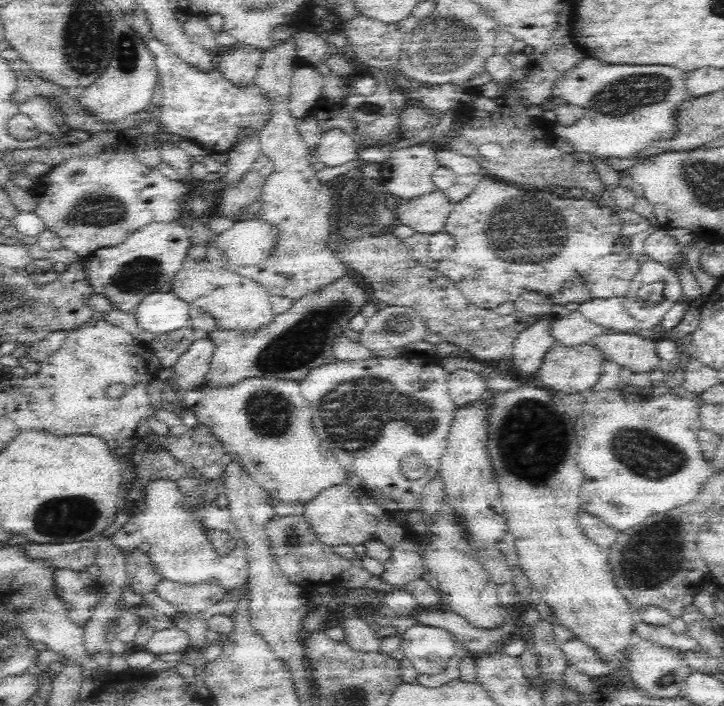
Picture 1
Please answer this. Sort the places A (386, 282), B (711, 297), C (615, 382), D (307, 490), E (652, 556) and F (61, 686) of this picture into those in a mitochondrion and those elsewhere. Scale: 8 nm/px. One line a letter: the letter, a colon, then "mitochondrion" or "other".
A: mitochondrion
B: other
C: other
D: other
E: mitochondrion
F: other

